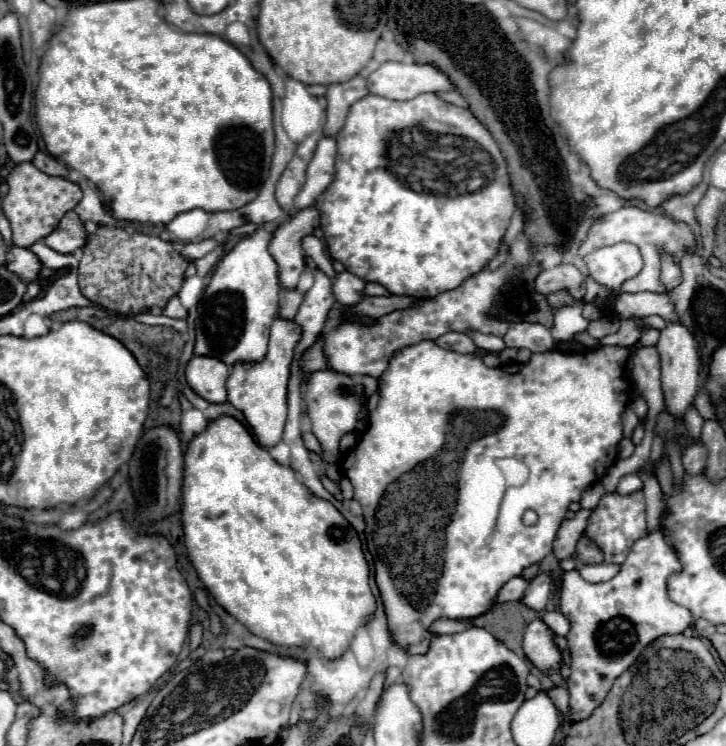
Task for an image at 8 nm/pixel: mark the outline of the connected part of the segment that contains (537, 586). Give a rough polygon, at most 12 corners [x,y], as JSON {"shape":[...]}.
{"shape":[[538,574],[520,602],[542,612],[548,604],[552,578]]}

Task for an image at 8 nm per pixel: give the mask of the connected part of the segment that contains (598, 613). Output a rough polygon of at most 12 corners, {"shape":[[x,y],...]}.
{"shape":[[662,532],[618,576],[564,574],[568,722],[588,718],[652,640],[694,618]]}

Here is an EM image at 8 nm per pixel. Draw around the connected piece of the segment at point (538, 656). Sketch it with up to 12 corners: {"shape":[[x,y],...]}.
{"shape":[[534,620],[524,632],[524,654],[540,668],[558,668],[552,630]]}

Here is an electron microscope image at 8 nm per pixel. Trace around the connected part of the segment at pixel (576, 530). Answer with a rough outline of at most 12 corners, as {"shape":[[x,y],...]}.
{"shape":[[578,510],[562,522],[554,540],[558,560],[574,554],[592,510]]}

